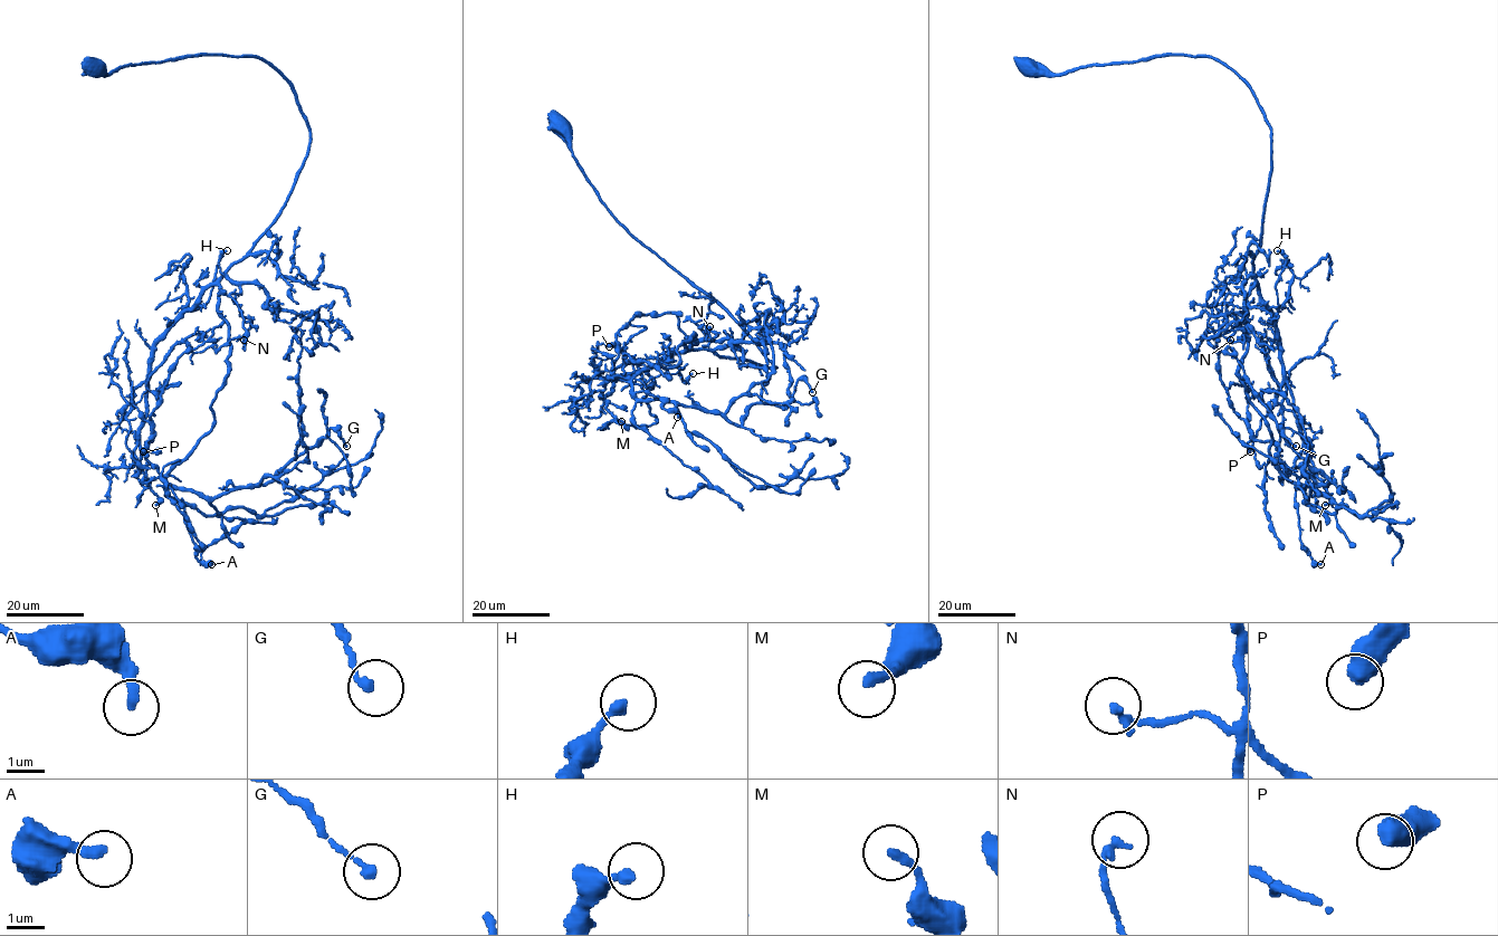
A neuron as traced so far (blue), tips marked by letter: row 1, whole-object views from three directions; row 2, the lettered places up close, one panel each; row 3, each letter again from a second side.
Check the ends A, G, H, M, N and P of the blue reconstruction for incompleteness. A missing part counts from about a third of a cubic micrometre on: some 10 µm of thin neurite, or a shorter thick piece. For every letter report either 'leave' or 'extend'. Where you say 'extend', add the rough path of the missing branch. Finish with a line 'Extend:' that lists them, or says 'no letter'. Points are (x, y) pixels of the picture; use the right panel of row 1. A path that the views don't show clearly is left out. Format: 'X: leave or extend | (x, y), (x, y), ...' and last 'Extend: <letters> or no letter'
A: leave
G: leave
H: leave
M: extend | (1325, 505), (1308, 516), (1312, 533), (1316, 531)
N: leave
P: leave
Extend: M

